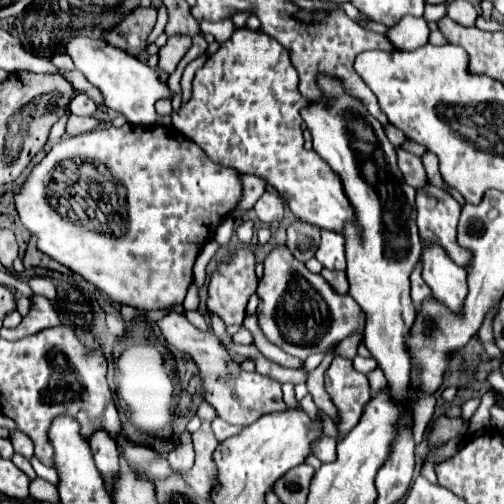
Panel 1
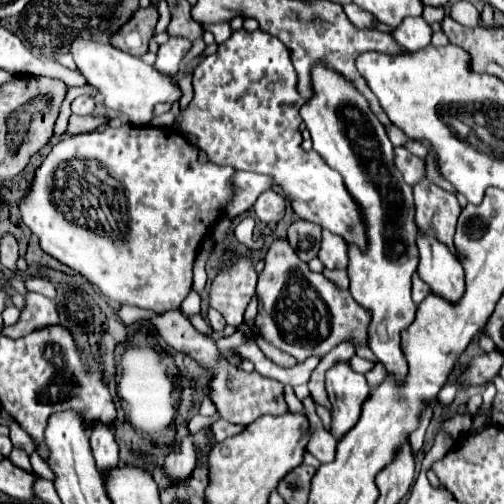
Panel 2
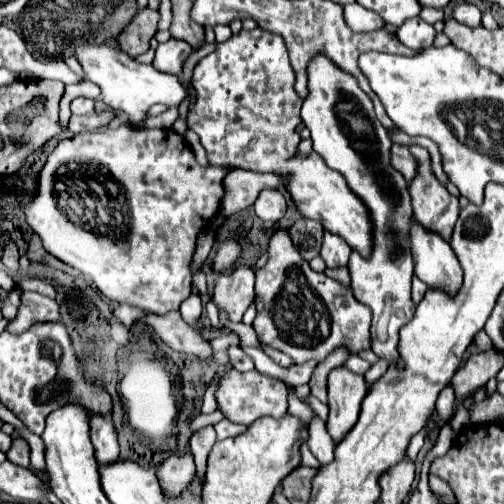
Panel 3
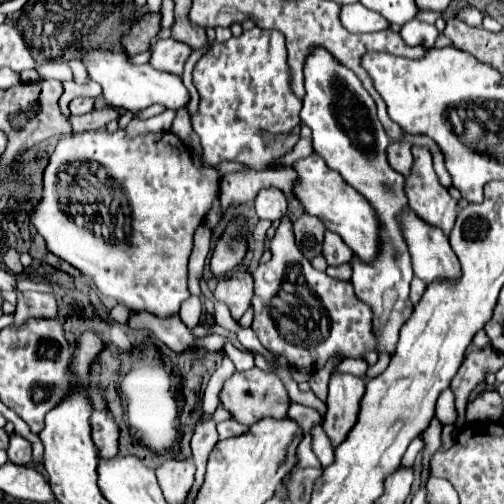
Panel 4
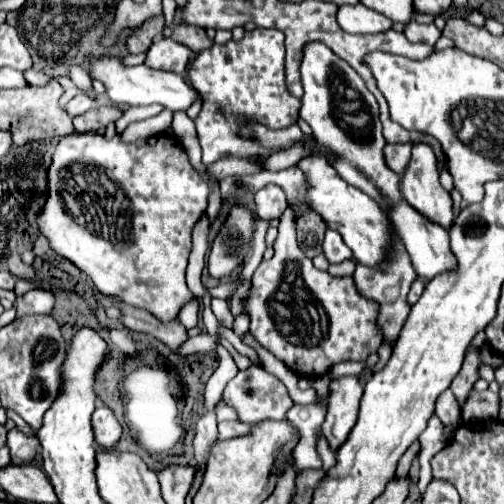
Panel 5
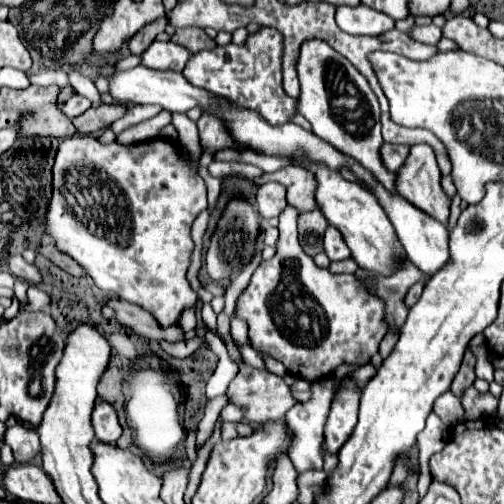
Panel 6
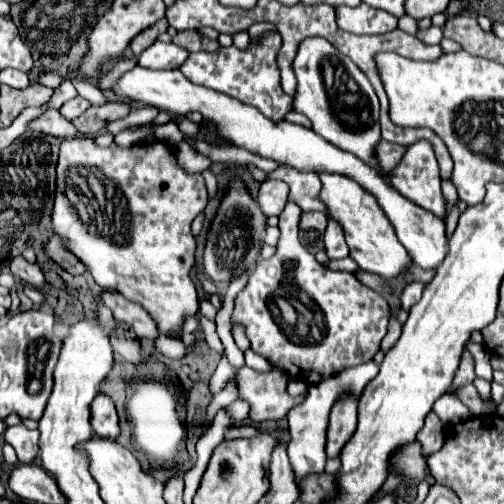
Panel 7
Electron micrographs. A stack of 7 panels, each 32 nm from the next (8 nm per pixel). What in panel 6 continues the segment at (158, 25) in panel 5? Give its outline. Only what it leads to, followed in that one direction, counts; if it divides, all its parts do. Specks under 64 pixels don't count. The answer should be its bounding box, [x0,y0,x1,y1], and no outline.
[128,18,168,56]

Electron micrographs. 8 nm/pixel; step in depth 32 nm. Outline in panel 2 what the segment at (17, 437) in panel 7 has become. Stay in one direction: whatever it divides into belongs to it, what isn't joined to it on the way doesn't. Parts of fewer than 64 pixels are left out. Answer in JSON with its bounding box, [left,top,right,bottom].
[8,448,32,472]

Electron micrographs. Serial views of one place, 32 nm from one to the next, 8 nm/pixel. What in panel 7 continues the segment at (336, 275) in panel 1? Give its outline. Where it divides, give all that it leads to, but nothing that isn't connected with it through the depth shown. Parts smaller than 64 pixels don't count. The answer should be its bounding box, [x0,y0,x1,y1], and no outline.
[328,256,356,272]

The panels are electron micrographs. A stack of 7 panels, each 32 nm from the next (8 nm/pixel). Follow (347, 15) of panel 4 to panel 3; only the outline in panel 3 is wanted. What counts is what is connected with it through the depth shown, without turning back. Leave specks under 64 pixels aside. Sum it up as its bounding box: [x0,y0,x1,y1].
[344,2,386,32]

